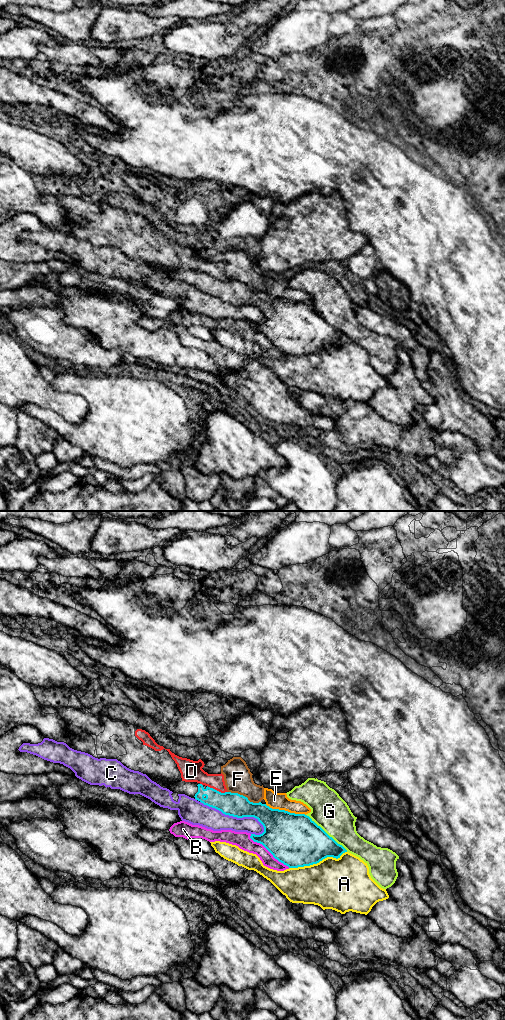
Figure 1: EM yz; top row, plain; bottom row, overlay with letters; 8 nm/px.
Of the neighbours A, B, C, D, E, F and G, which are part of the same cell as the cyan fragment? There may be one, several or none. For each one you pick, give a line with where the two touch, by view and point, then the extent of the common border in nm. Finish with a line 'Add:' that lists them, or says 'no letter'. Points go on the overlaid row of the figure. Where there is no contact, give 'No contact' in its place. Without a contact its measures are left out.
Add: no letter

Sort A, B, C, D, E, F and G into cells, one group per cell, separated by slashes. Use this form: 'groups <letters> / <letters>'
groups A / B / C / D / E F / G

